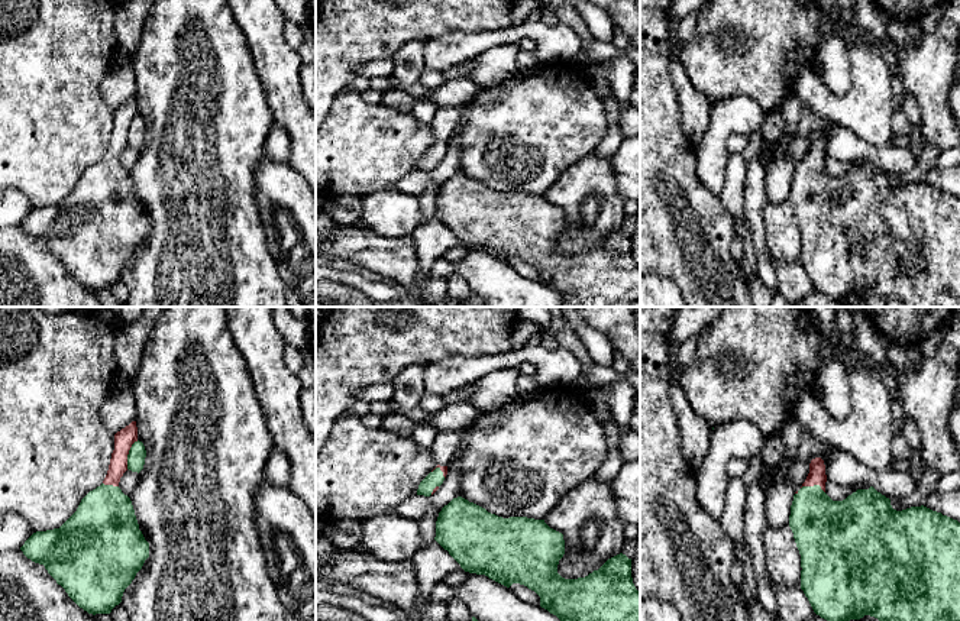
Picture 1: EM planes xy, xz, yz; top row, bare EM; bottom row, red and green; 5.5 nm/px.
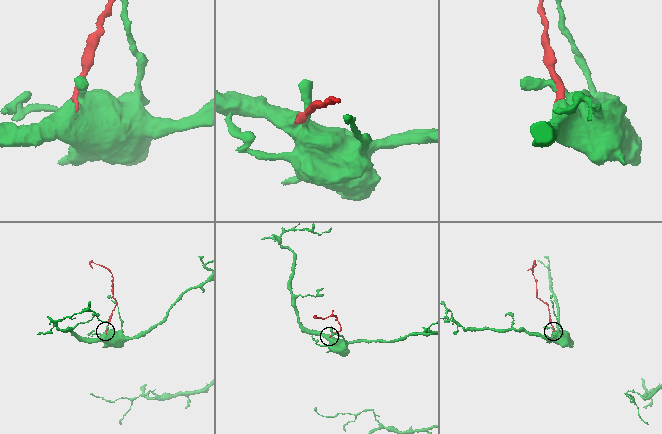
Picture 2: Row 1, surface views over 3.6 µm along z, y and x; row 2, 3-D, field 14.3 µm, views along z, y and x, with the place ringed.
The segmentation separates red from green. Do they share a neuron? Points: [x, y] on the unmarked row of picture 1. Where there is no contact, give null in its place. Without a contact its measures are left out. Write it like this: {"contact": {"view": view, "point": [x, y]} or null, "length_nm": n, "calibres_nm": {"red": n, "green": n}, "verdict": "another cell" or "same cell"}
{"contact": {"view": "xy", "point": [128, 129]}, "length_nm": 170, "calibres_nm": {"red": 110, "green": 100}, "verdict": "same cell"}

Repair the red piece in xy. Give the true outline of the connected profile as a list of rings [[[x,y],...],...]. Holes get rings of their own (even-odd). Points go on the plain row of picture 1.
[[[132,97],[114,110],[114,126],[103,159],[81,175],[77,187],[59,204],[36,207],[20,223],[28,235],[43,240],[68,272],[88,290],[110,290],[149,233],[149,219],[139,206],[132,177],[119,164],[127,145],[138,149],[143,145],[145,133],[136,97]]]

